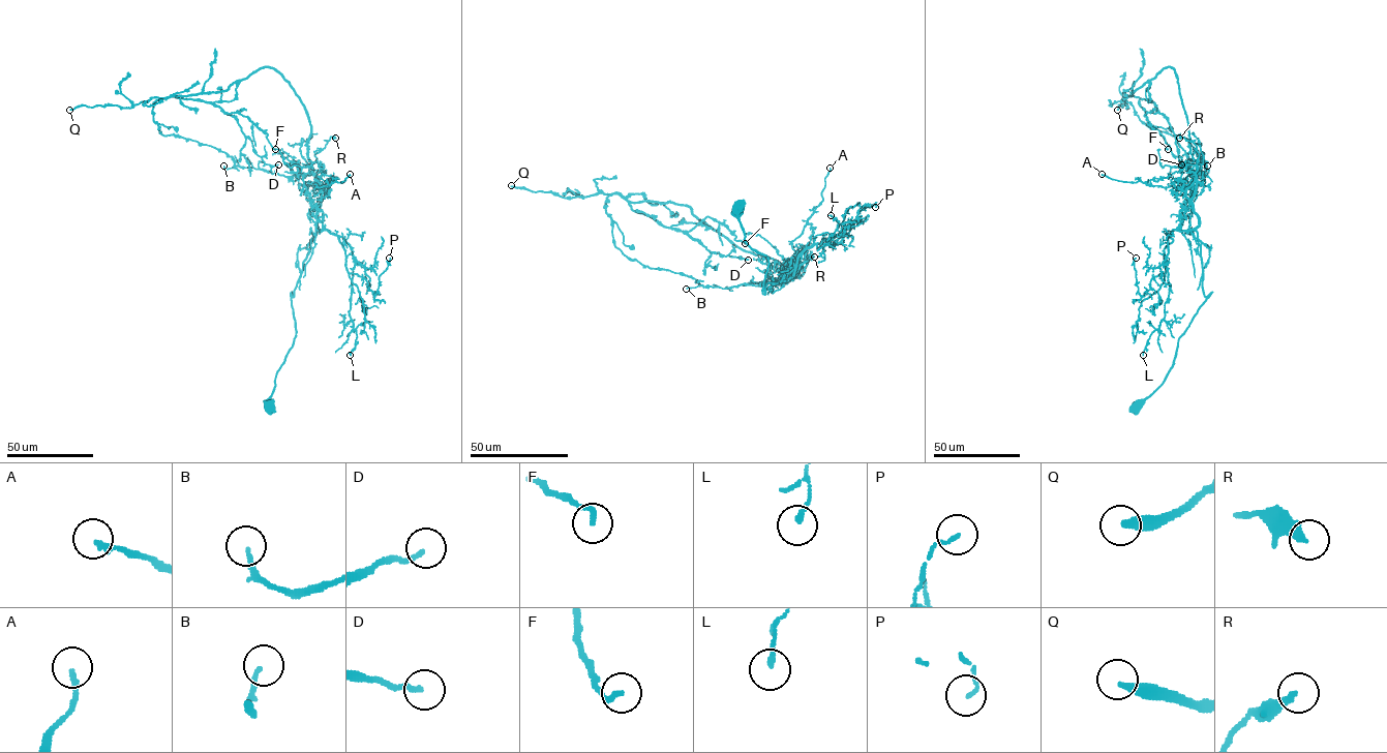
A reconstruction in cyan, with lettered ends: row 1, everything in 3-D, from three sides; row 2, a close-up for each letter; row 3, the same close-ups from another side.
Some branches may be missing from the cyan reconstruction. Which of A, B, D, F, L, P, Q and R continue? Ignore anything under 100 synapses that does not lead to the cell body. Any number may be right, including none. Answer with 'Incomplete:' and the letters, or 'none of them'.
Incomplete: Q

